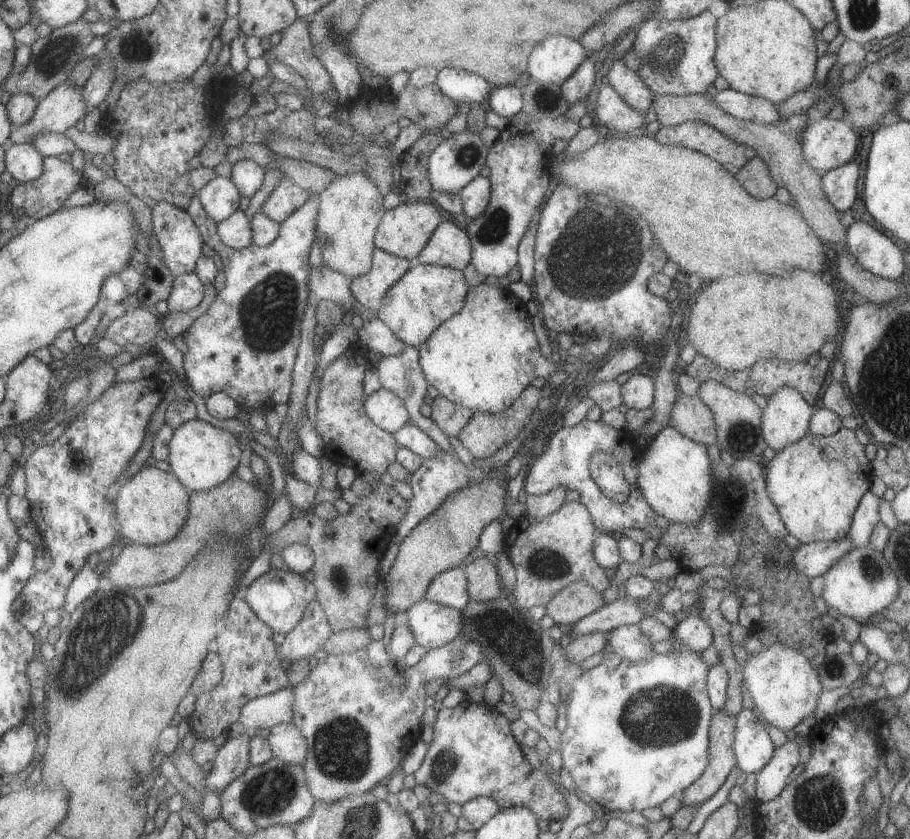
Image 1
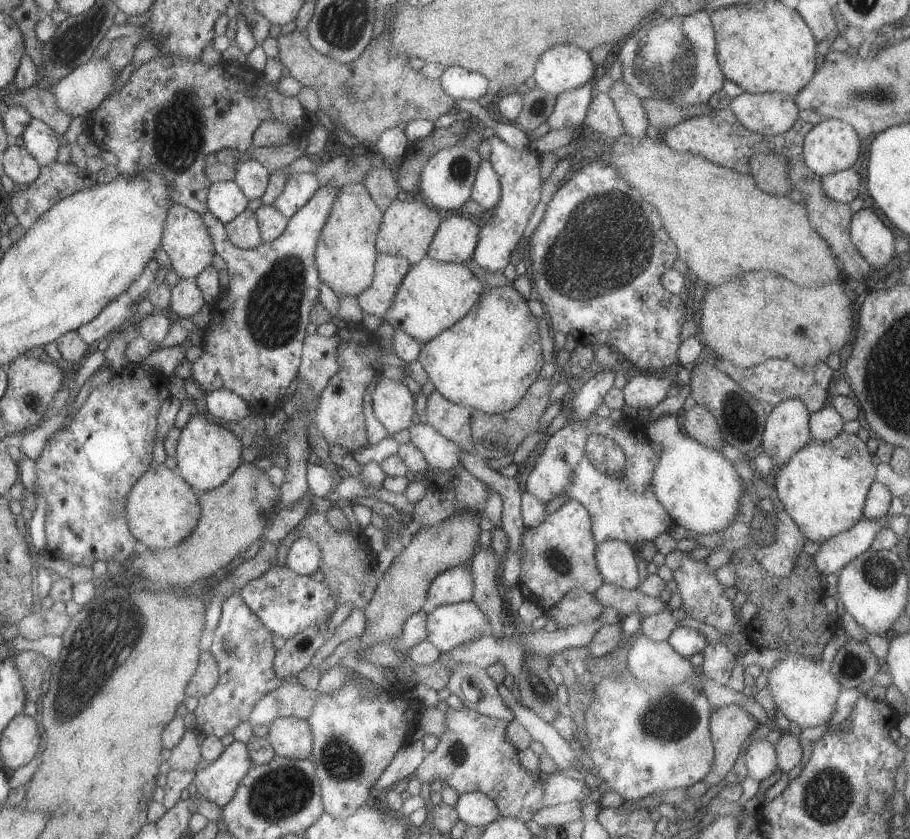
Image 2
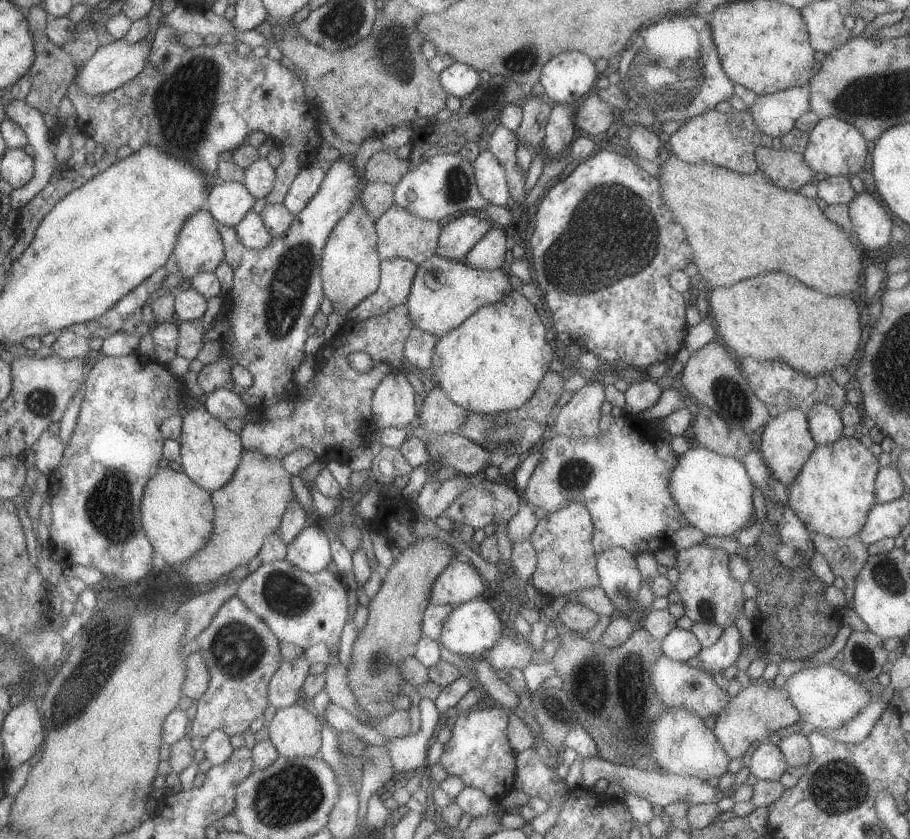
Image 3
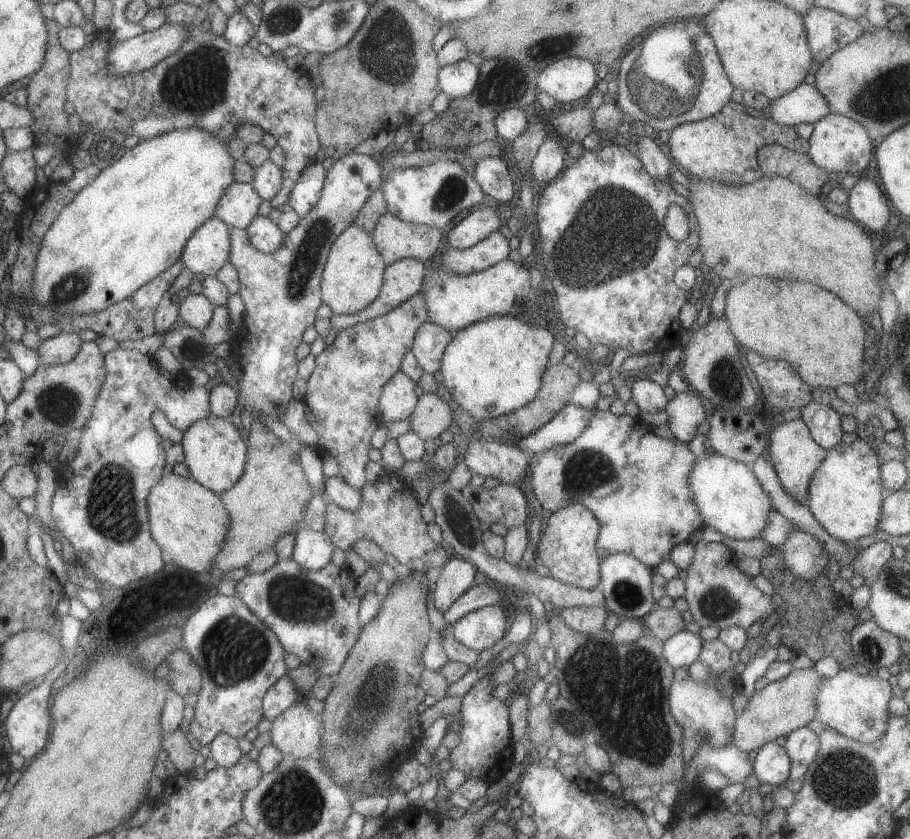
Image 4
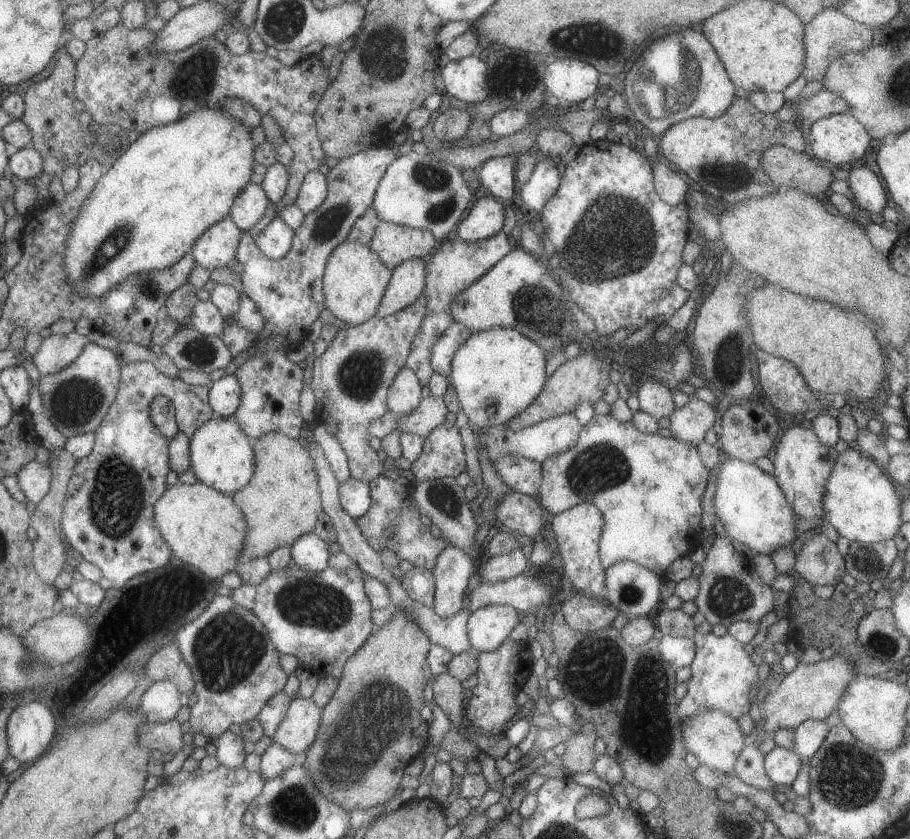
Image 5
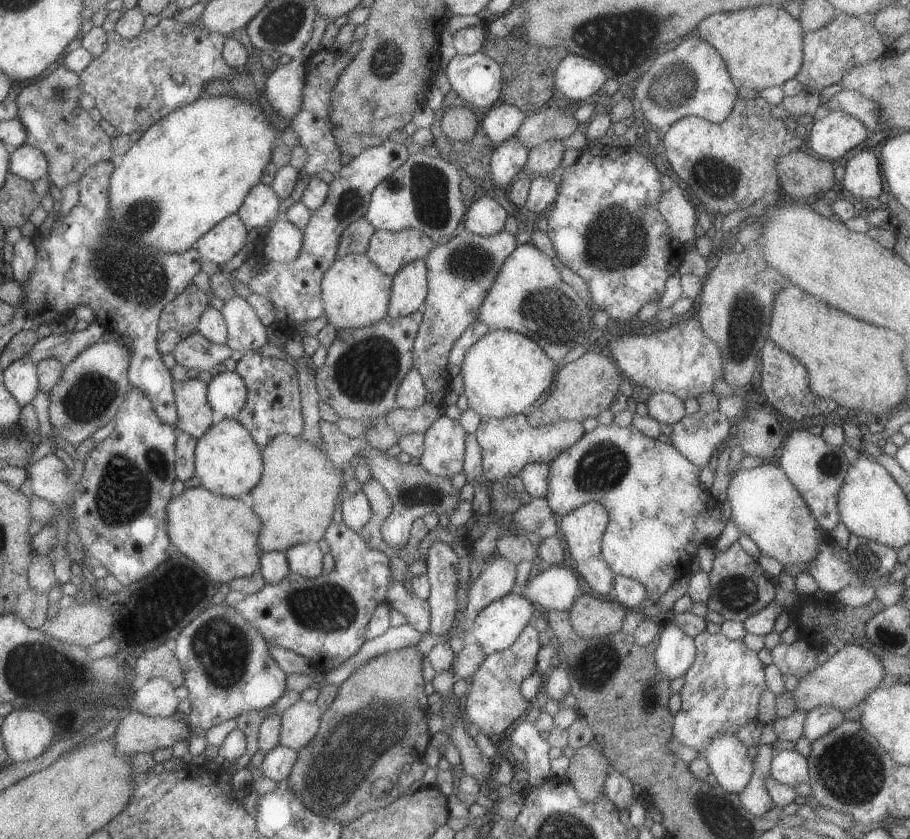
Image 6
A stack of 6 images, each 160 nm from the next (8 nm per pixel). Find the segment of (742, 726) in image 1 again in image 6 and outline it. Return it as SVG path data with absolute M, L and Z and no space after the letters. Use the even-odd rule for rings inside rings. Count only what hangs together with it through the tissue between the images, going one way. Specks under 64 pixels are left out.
M782 750L771 759L770 776L781 784L795 787L808 777L807 759L797 751Z

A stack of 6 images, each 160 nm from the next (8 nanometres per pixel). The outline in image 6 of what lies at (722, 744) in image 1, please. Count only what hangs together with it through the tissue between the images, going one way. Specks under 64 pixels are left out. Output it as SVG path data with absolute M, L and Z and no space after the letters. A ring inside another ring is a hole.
M846 645L830 656L824 664L818 664L803 679L799 679L796 690L788 696L794 700L795 709L809 712L818 706L831 705L843 712L862 703L864 697L879 687L885 674L881 661L867 648L861 645Z

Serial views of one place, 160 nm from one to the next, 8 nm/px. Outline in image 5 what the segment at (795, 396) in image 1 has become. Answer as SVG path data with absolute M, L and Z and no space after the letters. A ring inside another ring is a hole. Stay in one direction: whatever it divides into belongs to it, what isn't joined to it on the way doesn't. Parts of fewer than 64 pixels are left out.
M795 425L782 432L779 442L775 444L773 475L795 516L805 520L823 518L824 488L837 457L838 452L833 447L821 444L811 429Z

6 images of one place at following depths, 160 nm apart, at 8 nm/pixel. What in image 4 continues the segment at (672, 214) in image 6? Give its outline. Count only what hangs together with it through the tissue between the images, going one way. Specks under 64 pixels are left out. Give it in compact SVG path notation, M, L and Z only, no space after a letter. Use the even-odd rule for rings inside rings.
M641 138L639 140L639 148L636 148L634 153L637 154L644 169L651 178L668 182L670 180L669 172L674 167L674 163L669 161L667 154L663 153L659 147L659 142L653 142L649 138Z

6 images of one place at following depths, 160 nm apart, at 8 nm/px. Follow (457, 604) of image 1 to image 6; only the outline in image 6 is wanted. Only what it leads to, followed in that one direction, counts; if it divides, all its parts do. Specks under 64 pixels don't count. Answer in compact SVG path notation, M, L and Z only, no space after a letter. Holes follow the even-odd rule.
M435 538L428 548L424 561L425 575L430 584L430 593L426 598L430 612L427 633L445 637L456 617L455 574L459 558L447 543Z

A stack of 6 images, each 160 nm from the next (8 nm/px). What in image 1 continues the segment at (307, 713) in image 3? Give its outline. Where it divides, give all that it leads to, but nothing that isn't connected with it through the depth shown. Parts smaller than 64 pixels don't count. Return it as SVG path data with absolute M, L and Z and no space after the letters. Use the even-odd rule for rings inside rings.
M291 722L272 726L267 737L272 756L284 763L306 762L306 742L300 730Z

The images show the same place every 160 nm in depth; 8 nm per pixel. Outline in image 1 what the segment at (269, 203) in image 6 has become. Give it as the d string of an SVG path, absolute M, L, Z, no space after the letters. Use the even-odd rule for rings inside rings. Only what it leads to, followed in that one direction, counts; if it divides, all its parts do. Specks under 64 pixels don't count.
M217 176L200 188L196 197L207 216L218 223L238 210L241 196L230 178Z

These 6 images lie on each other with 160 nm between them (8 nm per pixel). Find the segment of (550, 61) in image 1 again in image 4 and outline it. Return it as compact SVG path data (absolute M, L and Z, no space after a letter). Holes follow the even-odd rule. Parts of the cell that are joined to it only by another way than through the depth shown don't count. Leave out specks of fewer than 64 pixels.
M577 57L555 61L537 73L536 84L556 102L567 104L594 91L599 81L595 65Z

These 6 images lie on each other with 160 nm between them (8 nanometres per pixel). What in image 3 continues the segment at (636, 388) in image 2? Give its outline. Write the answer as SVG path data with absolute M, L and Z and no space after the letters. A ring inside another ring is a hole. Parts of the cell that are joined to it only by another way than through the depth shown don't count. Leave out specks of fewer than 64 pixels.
M644 378L629 381L629 386L624 392L625 404L621 408L622 414L638 417L659 400L661 393L659 386L653 380Z

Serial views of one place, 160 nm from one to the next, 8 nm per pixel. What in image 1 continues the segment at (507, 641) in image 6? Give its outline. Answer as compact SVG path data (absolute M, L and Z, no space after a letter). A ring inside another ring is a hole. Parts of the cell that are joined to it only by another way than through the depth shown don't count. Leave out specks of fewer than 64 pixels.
M423 598L412 604L401 619L408 624L414 641L426 649L451 642L462 632L462 612Z

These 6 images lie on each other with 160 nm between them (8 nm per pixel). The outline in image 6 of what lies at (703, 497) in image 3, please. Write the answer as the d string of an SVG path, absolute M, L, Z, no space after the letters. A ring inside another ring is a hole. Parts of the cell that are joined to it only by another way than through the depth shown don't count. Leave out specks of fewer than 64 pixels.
M773 460L763 461L761 465L752 469L739 469L731 476L726 490L726 497L730 502L730 514L735 521L738 532L749 536L761 553L775 558L784 567L795 565L799 566L802 572L805 572L815 558L818 544L828 537L825 532L822 537L822 532L819 531L820 526L808 511L805 501L793 484L789 482L781 467Z

